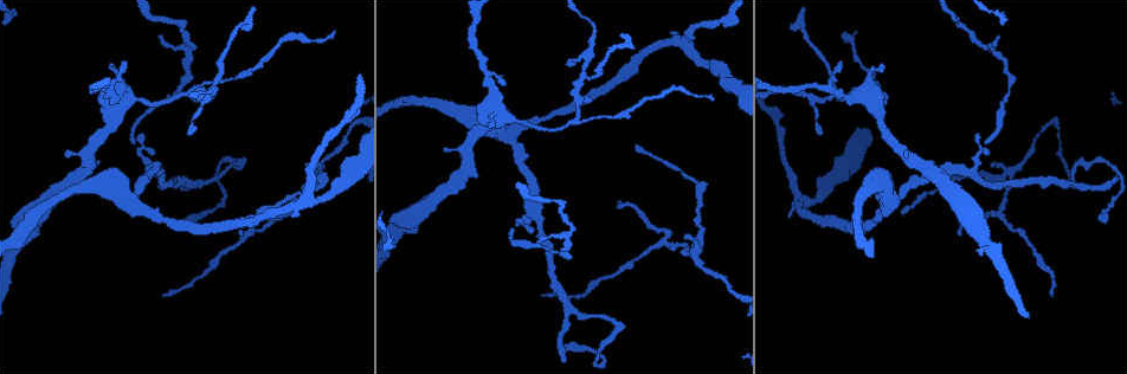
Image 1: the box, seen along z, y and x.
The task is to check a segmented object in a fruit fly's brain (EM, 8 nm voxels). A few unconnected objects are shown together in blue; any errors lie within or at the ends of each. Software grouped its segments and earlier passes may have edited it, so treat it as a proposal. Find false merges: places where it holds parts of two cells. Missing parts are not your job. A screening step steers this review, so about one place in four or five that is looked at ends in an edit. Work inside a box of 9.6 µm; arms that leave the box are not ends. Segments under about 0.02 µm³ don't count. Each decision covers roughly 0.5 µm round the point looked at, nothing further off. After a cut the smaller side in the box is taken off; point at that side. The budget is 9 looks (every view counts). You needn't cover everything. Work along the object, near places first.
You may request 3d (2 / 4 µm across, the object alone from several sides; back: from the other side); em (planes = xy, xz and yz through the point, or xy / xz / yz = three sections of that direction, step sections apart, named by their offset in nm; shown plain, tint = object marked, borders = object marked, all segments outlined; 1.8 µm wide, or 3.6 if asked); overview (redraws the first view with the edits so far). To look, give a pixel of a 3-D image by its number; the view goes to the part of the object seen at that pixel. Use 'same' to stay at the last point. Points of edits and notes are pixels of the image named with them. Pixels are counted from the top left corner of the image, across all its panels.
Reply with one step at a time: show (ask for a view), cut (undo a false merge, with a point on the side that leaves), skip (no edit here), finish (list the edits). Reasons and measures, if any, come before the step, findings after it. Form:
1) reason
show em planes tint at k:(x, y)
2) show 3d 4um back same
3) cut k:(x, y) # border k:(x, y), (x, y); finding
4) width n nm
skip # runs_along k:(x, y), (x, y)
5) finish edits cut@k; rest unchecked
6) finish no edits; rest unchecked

abrupt turn
show 3d 4um at 1:(507, 137)

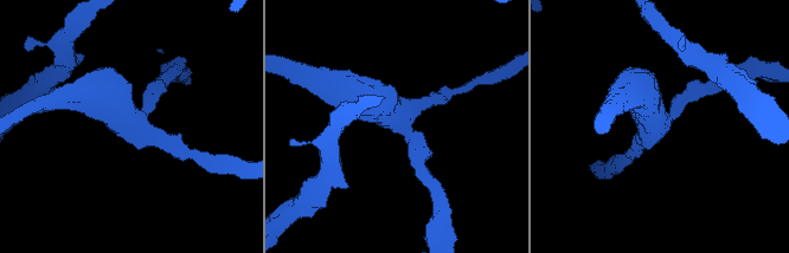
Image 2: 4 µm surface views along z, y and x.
arms 3; arm_widths 220, 220, 600 nm; shape alone is not enough
show em 3.6um planes tint at 2:(131, 118)

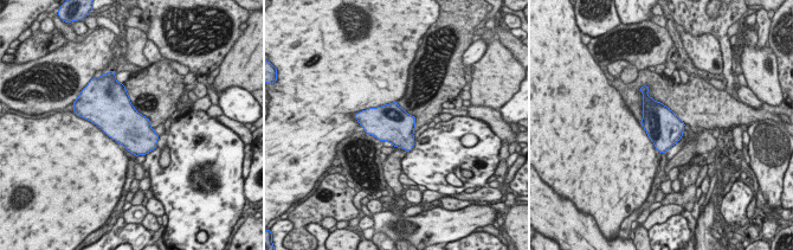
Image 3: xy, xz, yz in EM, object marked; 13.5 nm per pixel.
skip # one cell here

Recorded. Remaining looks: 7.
two arms in line, one across
show 3d 4um at 1:(580, 83)

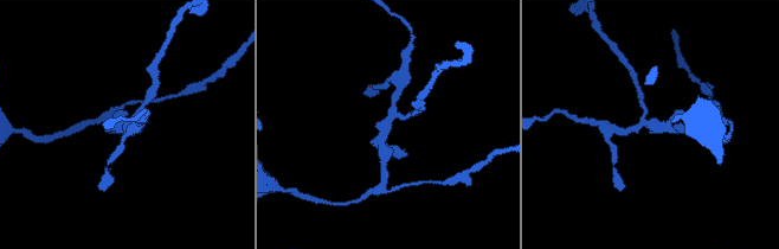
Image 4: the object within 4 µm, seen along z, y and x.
now the EM
show em planes tint at 4:(391, 122)

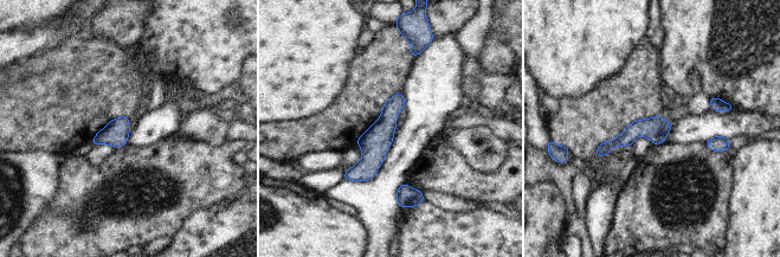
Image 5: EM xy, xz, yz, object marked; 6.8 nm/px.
width 160 nm
skip # runs_along 5:(398, 96), (373, 155), (347, 175); all the same cell

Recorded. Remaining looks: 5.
three-way junction
show em planes plain at 1:(1009, 173)

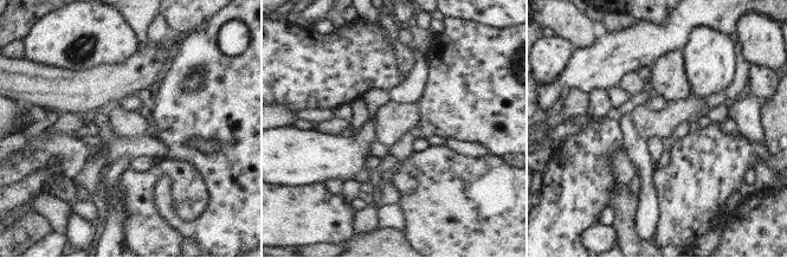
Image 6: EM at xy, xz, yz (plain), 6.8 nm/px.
show em planes tint same

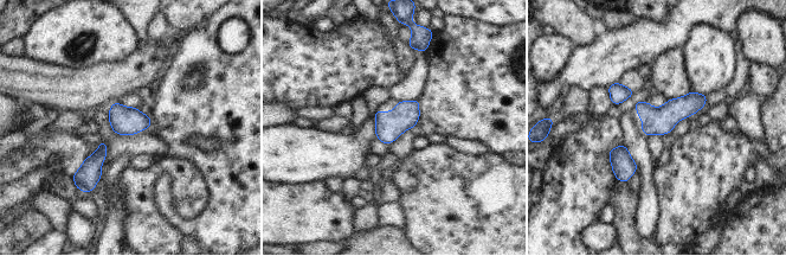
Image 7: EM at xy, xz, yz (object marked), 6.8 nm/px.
skip # one cell here

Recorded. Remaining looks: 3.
abrupt turn
show 3d 2um at 1:(1079, 163)

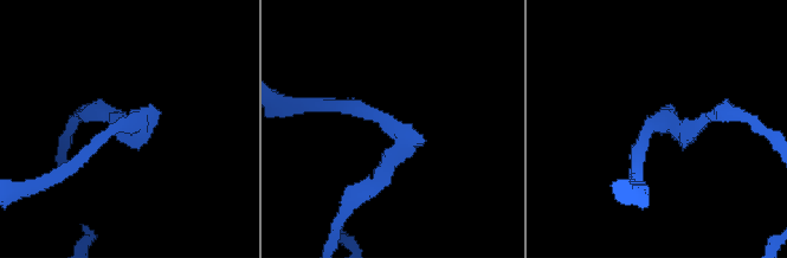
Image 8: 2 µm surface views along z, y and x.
now the EM
show em planes tint at 8:(133, 123)

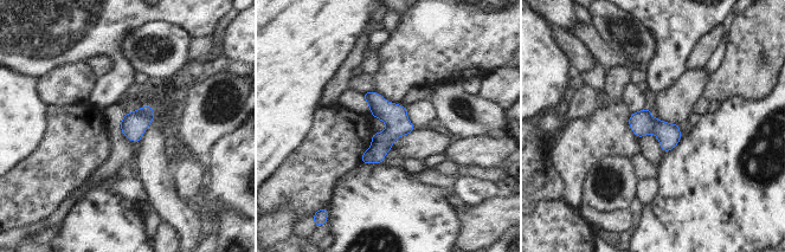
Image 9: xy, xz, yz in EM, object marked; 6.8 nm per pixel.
skip # all the same cell

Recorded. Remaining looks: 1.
finish no edits; rest unchecked

